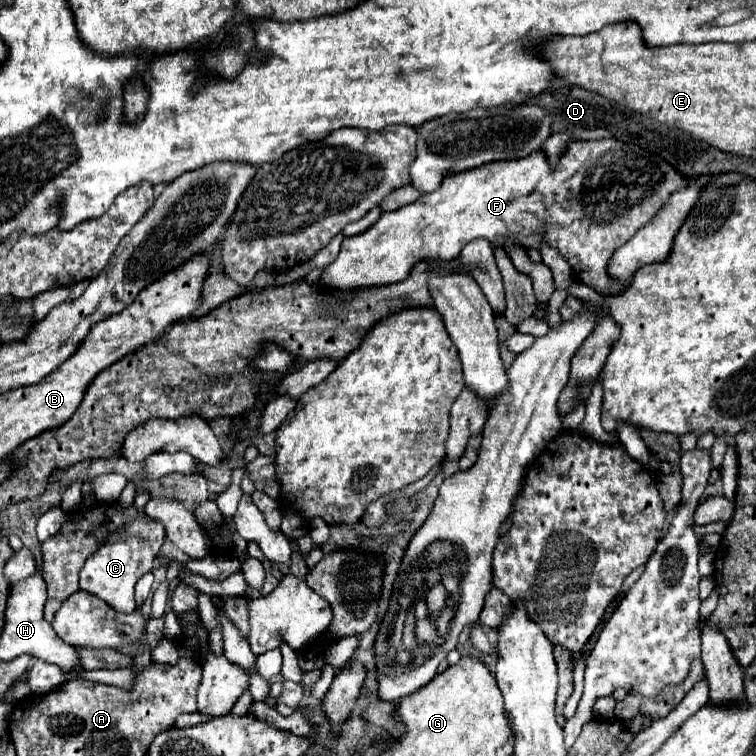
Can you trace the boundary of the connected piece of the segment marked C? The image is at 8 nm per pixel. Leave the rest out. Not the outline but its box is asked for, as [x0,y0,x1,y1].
[79,514,165,612]

